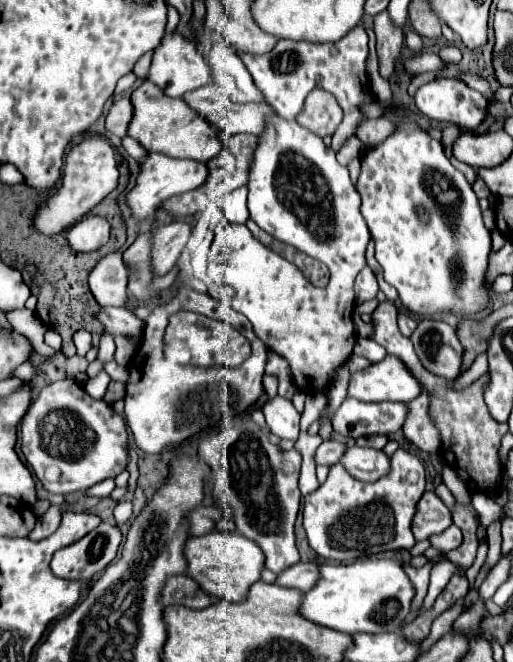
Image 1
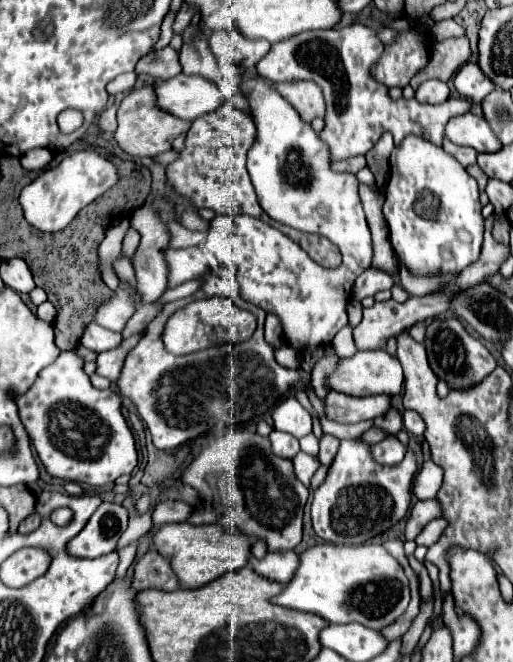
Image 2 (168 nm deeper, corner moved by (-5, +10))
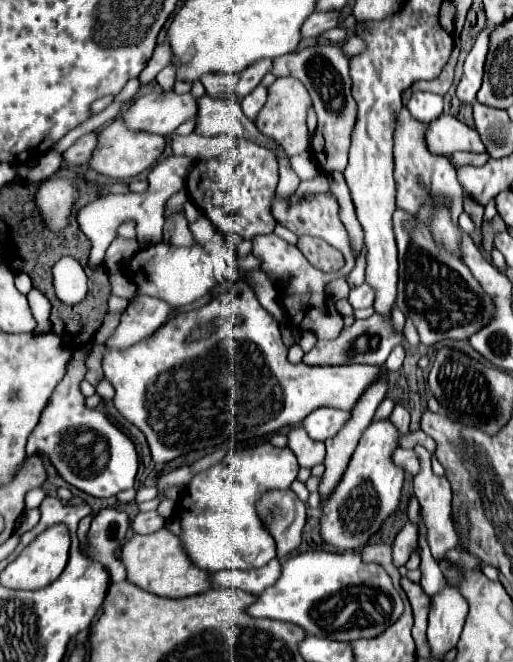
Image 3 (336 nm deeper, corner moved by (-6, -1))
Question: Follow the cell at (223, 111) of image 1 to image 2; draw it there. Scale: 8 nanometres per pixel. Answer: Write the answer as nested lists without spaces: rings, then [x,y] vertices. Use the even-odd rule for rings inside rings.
[[[181,72],[155,90],[159,94],[159,106],[185,120],[195,120],[203,114],[215,112],[227,102],[221,88],[199,74],[189,76]]]

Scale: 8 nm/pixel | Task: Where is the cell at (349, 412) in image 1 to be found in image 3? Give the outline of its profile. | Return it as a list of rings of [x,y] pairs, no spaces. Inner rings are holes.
[[[318,407],[300,425],[314,441],[326,441],[328,437],[336,435],[336,431],[340,431],[340,425],[344,425],[346,421],[348,421],[348,411]]]

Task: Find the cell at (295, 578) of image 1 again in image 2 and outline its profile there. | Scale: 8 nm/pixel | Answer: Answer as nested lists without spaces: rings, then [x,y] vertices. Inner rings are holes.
[[[279,550],[279,552],[269,552],[269,556],[265,556],[263,560],[251,560],[251,568],[275,582],[287,584],[291,582],[291,578],[295,576],[297,568],[301,564],[301,558],[297,552],[293,550]]]

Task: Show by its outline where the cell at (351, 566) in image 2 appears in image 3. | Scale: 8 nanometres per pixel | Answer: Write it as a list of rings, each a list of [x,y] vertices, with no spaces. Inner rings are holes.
[[[306,551],[282,563],[278,581],[264,589],[248,607],[252,617],[294,623],[306,631],[334,641],[372,639],[384,633],[402,615],[404,605],[388,573],[376,563],[364,563],[356,551]]]

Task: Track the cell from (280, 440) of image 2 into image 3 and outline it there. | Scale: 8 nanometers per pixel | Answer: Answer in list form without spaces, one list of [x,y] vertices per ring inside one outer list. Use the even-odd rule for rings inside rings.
[[[258,443],[244,451],[232,451],[220,463],[194,475],[178,501],[178,511],[180,511],[178,517],[182,527],[178,539],[192,565],[204,571],[222,571],[222,569],[252,569],[252,567],[258,569],[264,567],[268,561],[272,561],[276,557],[276,543],[256,513],[256,501],[268,491],[288,489],[290,483],[296,479],[296,473],[298,473],[296,455],[288,447],[280,449],[274,447],[272,443]]]

